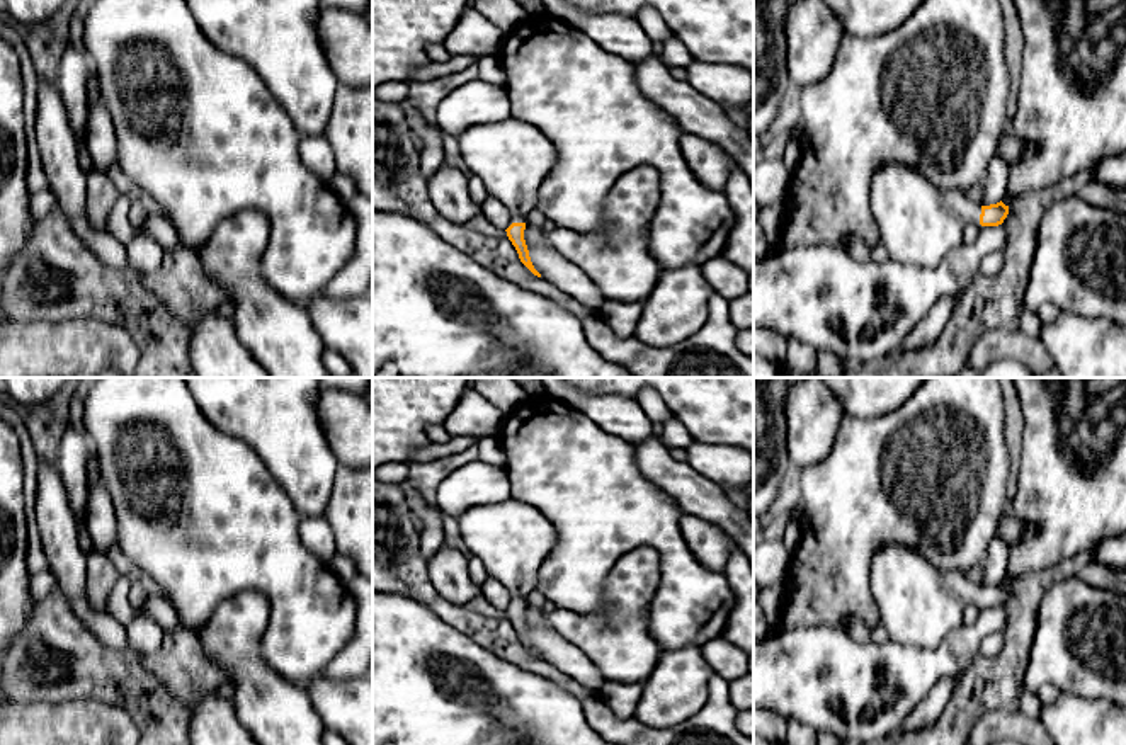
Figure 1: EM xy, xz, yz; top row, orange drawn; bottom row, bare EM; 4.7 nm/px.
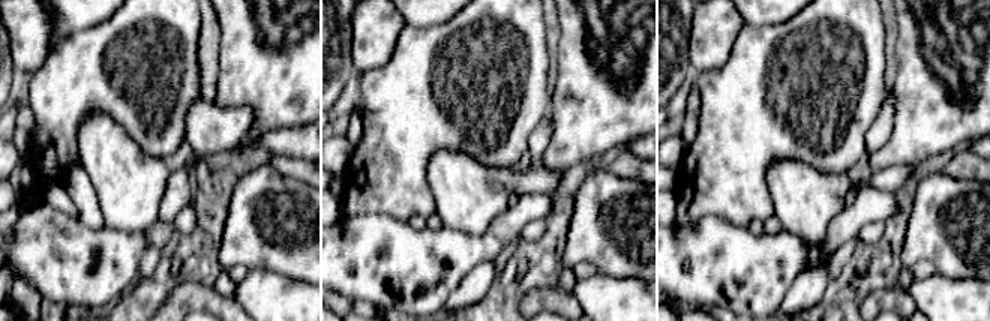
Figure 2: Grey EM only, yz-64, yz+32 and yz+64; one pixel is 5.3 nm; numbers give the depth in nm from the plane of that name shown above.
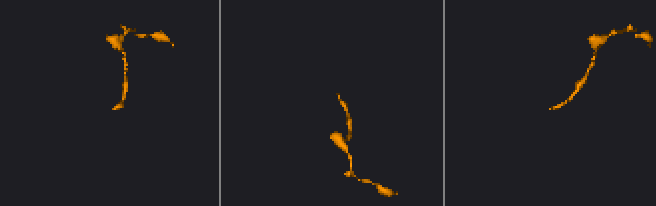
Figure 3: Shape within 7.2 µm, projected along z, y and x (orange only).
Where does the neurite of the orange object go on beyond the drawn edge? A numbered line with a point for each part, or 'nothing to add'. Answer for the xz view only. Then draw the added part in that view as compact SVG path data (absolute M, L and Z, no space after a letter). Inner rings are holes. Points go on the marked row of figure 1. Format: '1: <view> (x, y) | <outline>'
1: xz (511, 157) | M512 116L471 126L458 141L469 175L483 180L488 196L502 201L515 223L524 223L537 208L539 185L556 163L553 143Z

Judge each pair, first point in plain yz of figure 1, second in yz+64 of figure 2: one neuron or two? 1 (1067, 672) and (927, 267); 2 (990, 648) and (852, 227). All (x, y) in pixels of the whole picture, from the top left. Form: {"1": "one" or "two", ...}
{"1": "two", "2": "two"}

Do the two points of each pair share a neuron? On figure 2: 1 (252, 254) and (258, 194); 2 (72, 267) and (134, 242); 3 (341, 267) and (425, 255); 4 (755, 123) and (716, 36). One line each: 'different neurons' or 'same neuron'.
1: same neuron
2: same neuron
3: same neuron
4: different neurons

